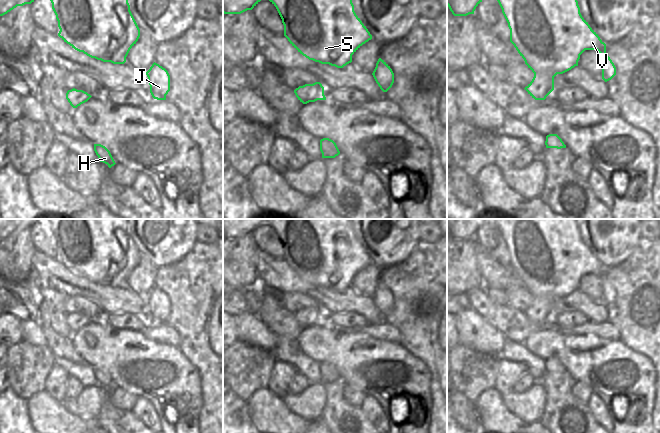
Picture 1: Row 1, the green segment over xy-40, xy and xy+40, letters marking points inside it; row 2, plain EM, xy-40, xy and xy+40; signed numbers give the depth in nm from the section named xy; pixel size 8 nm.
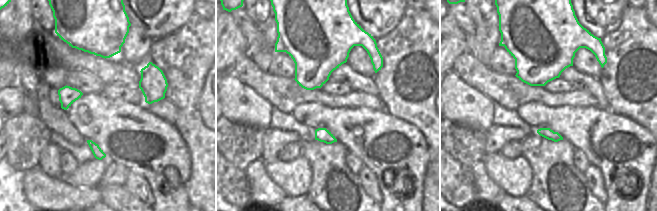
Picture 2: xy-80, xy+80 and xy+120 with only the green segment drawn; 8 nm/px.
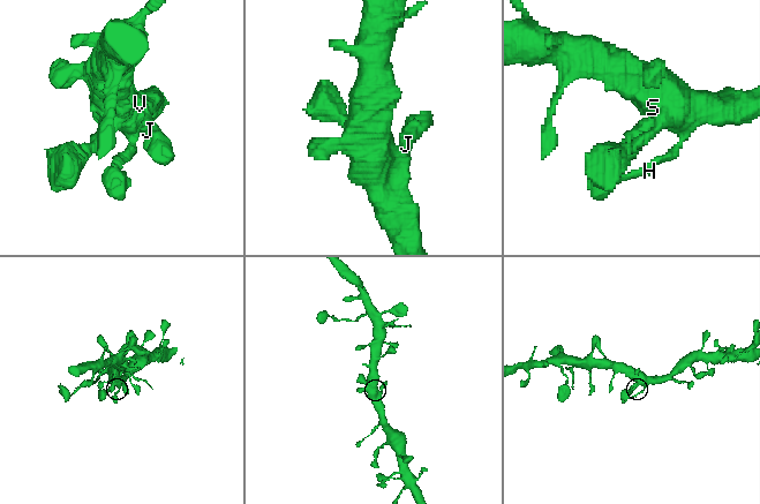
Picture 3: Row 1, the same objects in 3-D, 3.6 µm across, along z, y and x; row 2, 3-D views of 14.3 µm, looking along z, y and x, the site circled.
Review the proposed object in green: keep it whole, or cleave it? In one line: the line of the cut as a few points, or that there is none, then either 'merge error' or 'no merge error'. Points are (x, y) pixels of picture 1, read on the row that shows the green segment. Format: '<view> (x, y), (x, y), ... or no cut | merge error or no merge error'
no cut | no merge error

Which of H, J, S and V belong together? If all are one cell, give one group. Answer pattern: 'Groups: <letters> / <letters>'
Groups: H J S V.

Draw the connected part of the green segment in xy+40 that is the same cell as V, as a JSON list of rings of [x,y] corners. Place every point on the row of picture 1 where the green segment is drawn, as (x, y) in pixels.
[[[497,0],[502,13],[510,29],[510,42],[514,45],[520,56],[524,59],[525,64],[534,73],[532,81],[524,88],[528,94],[535,100],[545,100],[546,97],[554,90],[554,77],[557,74],[563,74],[575,66],[578,66],[580,55],[585,50],[597,50],[602,55],[602,79],[607,82],[616,75],[616,67],[608,54],[606,53],[606,44],[600,39],[598,34],[590,27],[588,22],[582,17],[577,0]]]

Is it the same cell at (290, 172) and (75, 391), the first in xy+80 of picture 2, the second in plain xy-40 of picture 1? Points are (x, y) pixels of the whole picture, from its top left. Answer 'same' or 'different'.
different

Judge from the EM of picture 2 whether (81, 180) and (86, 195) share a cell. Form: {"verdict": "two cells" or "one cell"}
{"verdict": "two cells"}

